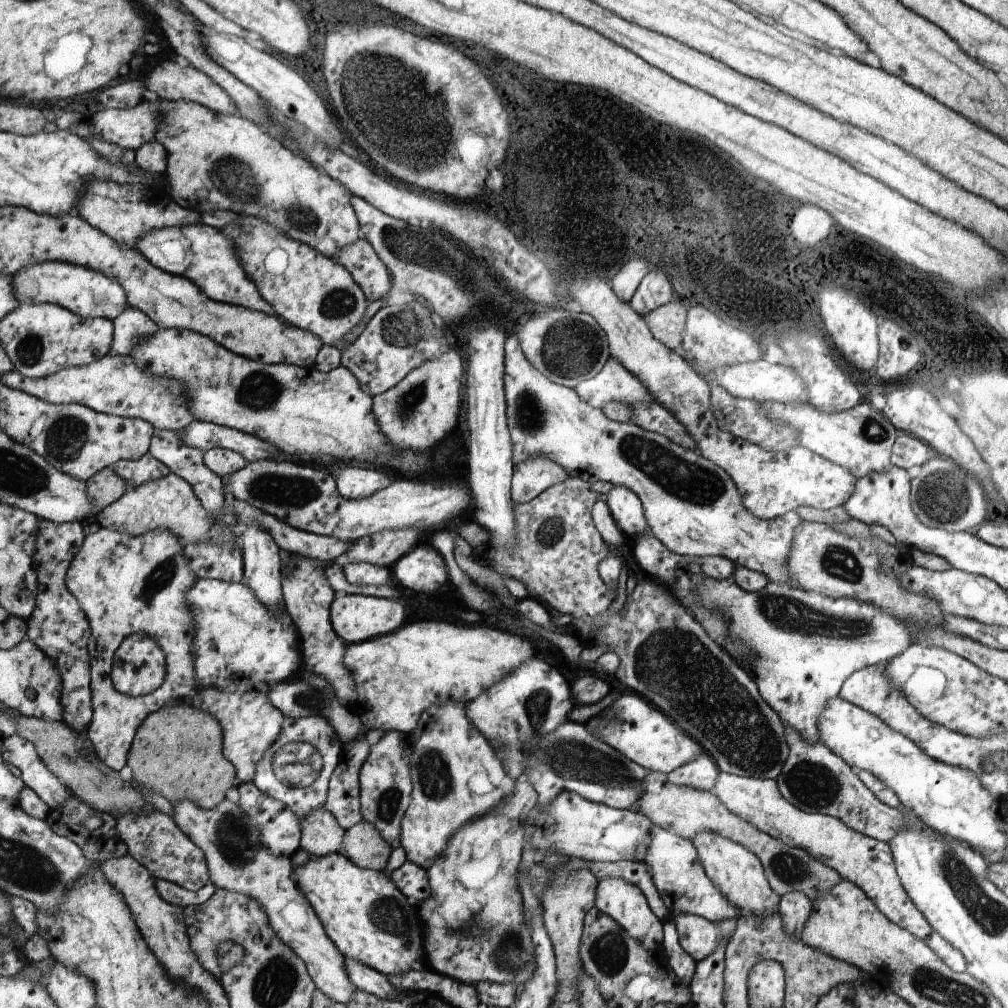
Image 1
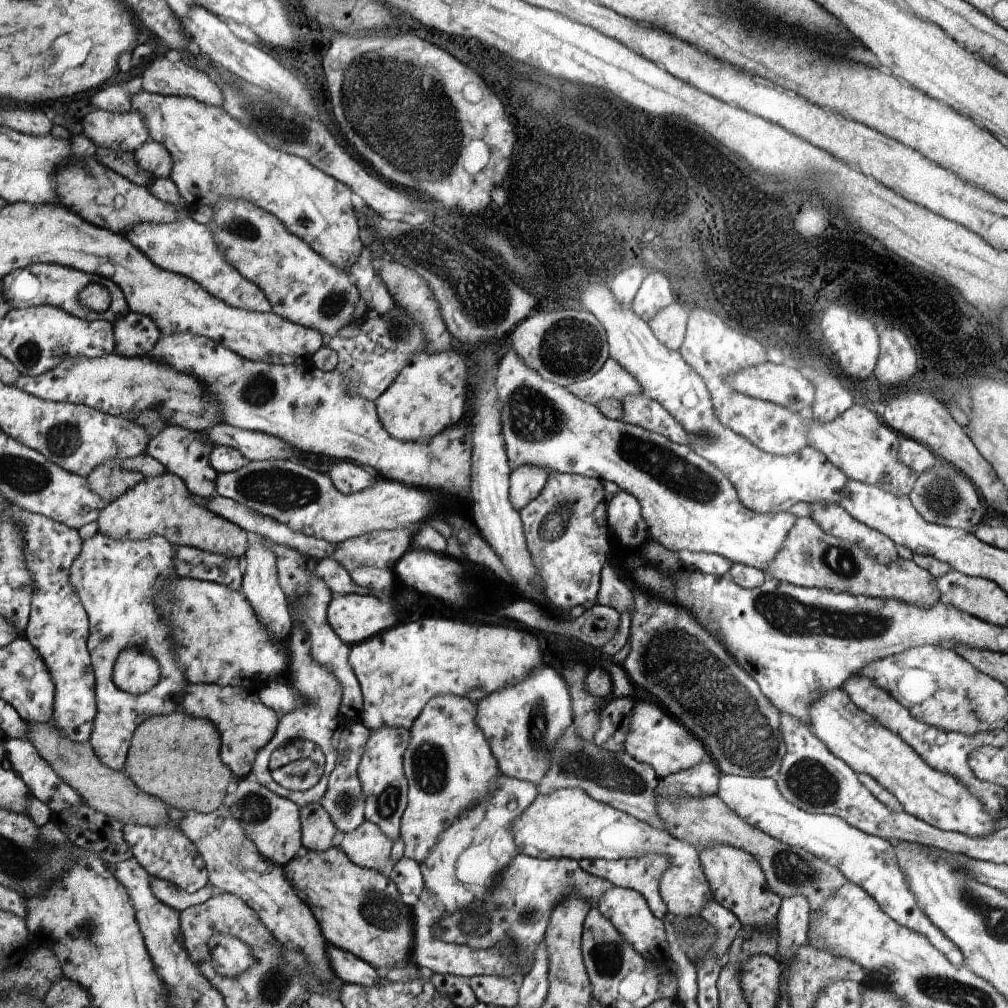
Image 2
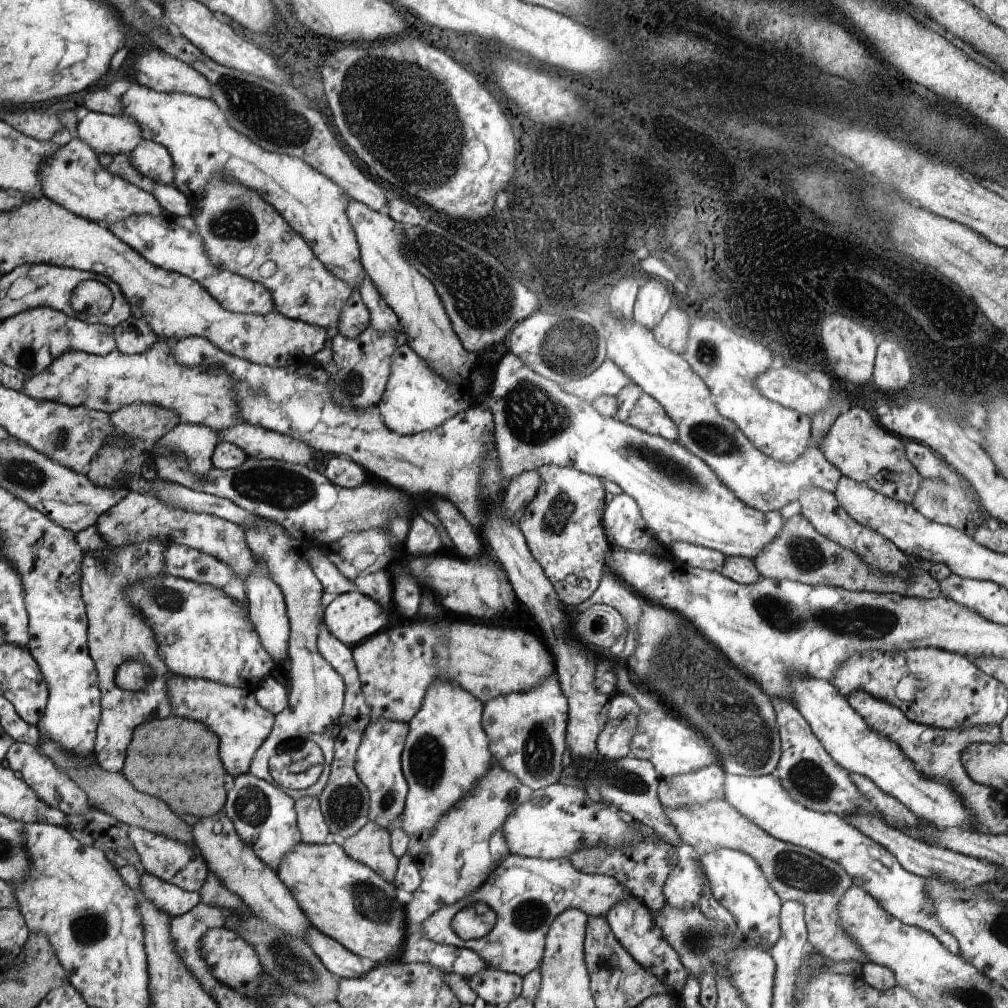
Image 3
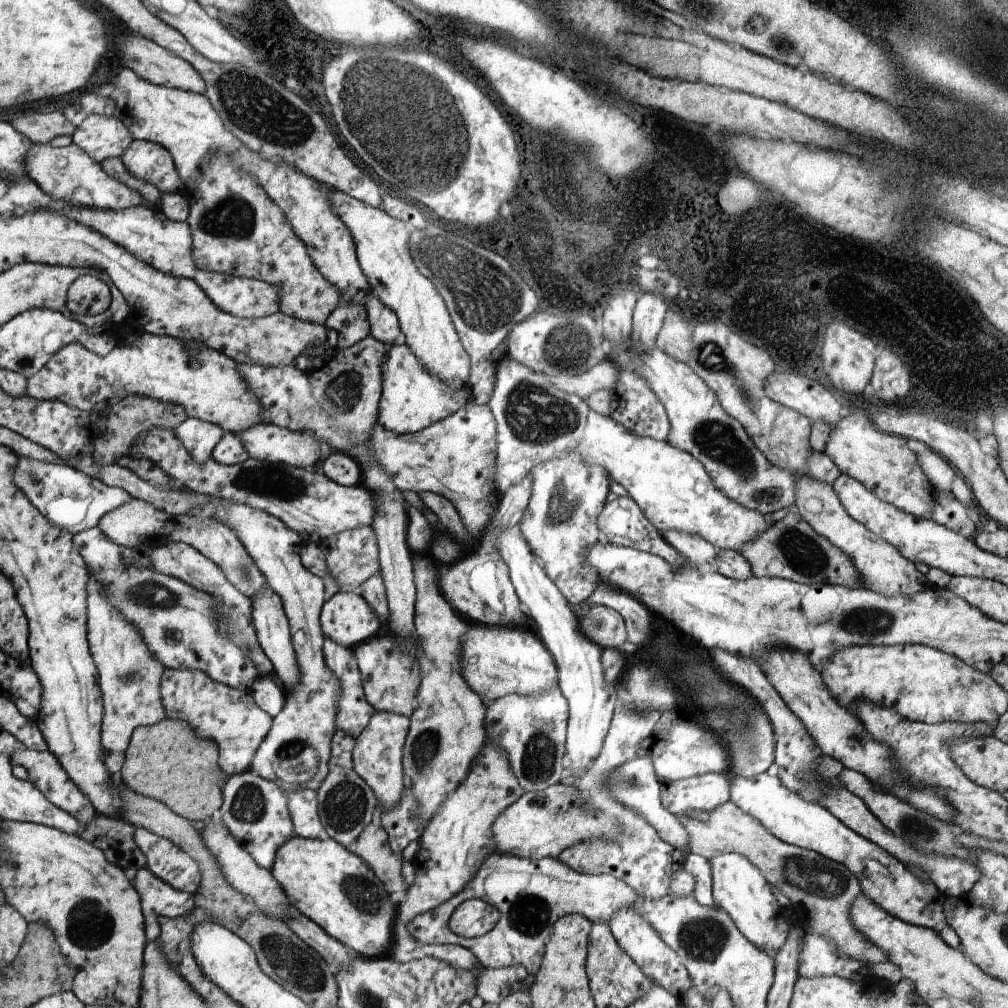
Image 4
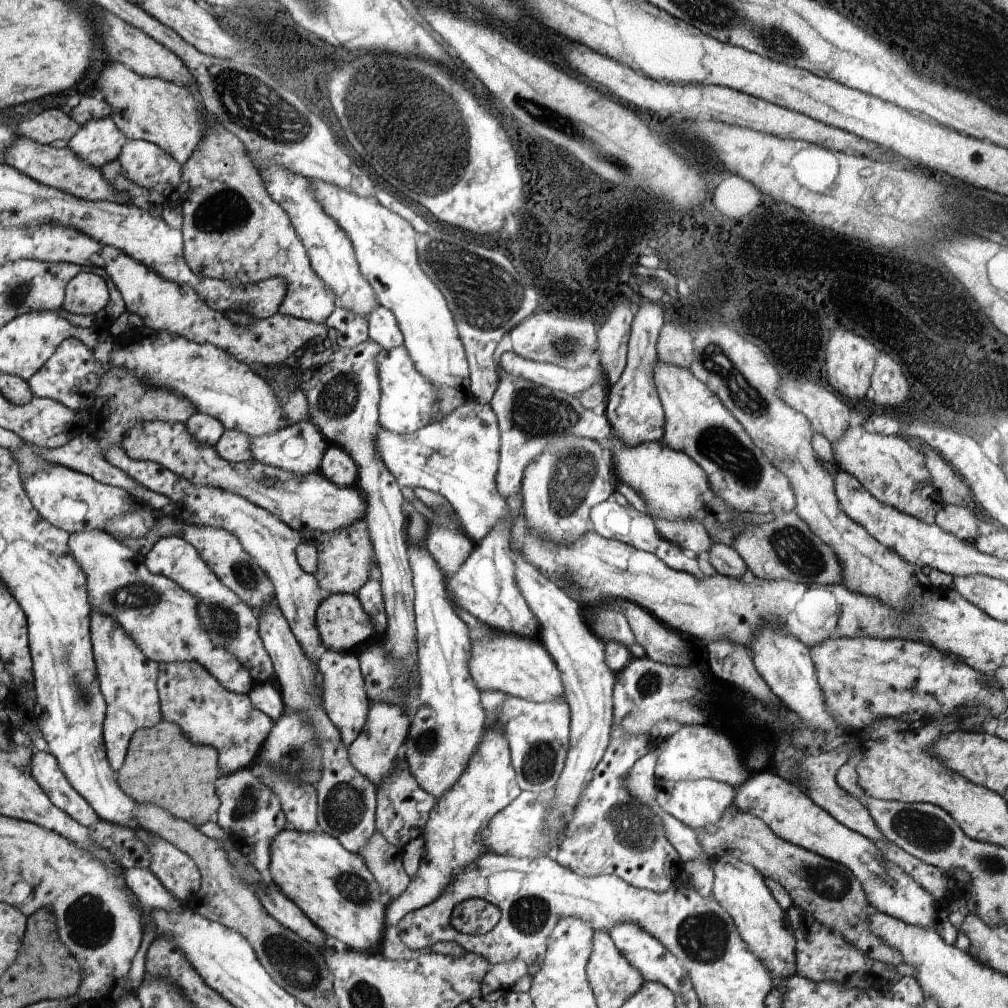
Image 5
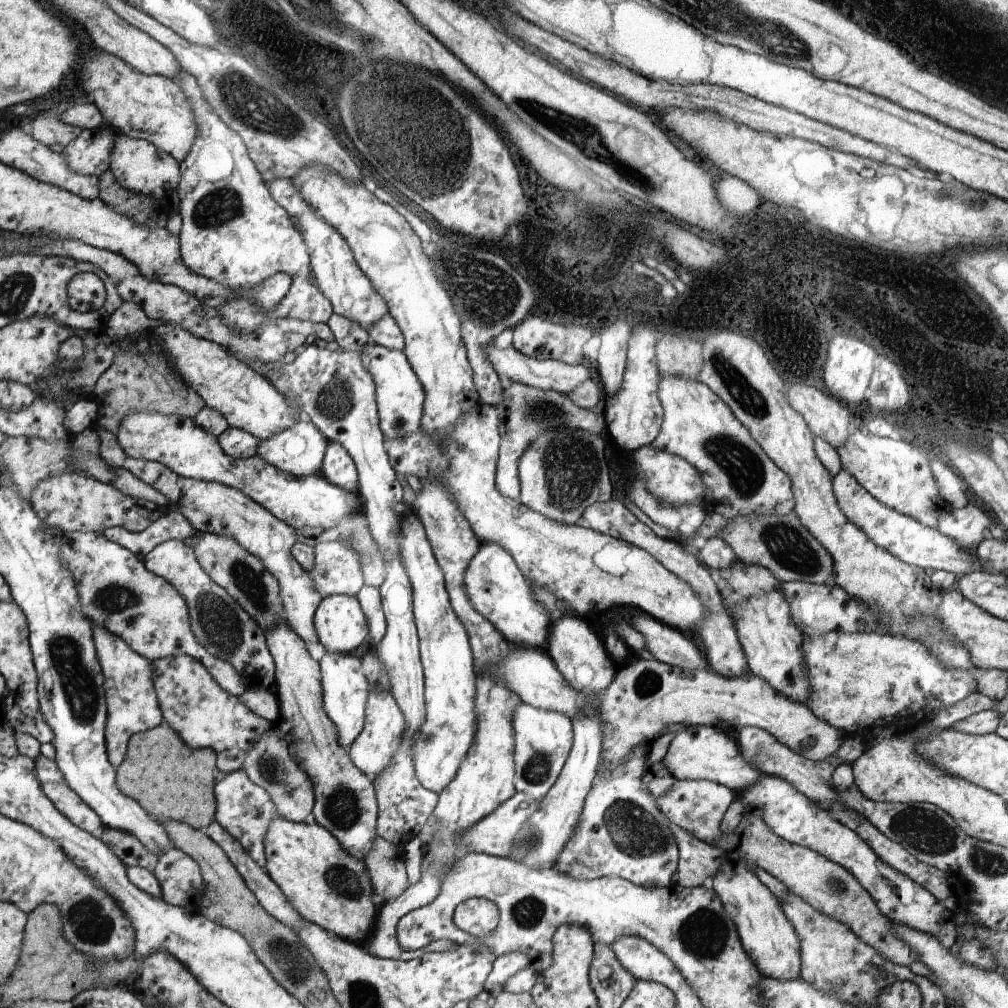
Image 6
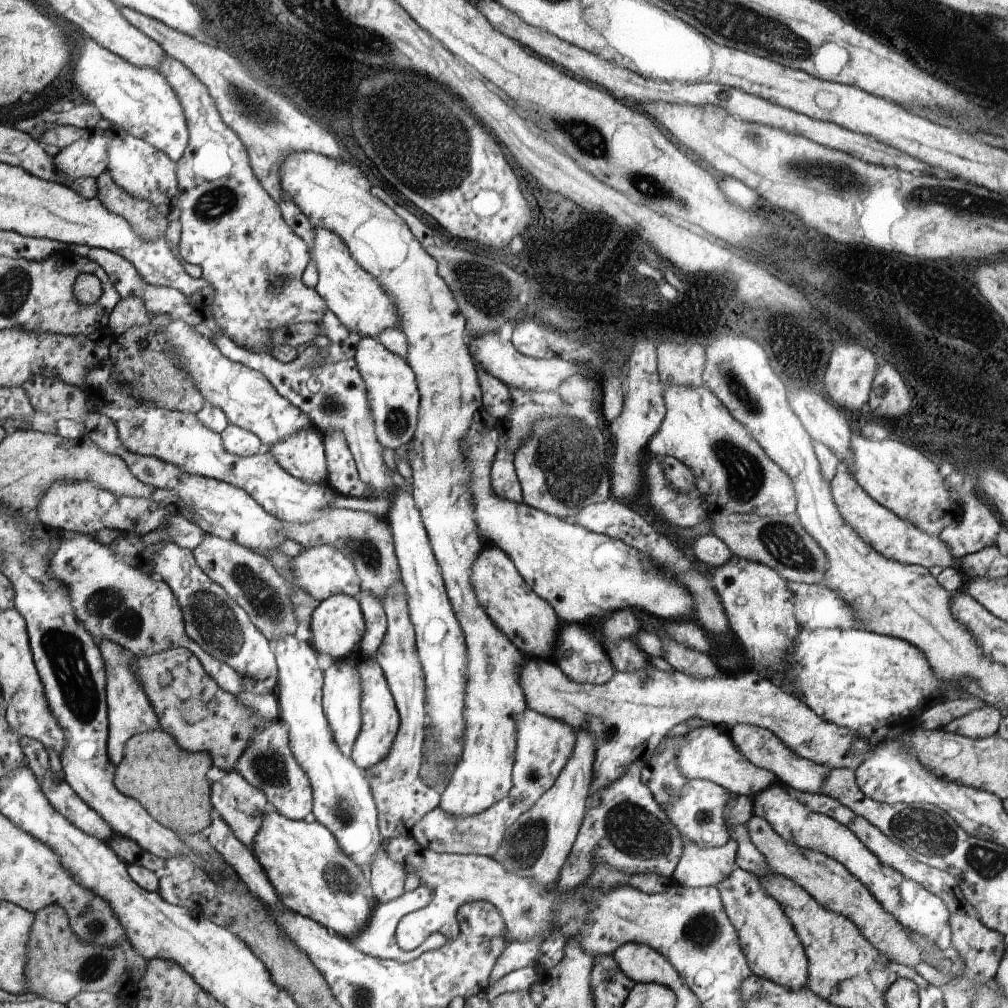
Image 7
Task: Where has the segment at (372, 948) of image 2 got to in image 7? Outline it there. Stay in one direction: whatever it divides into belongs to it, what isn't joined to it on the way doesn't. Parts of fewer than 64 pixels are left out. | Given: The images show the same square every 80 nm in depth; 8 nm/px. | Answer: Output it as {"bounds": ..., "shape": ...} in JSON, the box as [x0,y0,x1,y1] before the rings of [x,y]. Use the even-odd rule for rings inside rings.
{"bounds":[249,809,371,938],"shape":[[[269,809],[249,849],[279,898],[282,907],[313,919],[329,932],[355,938],[370,924],[371,906],[365,900],[361,868],[343,854],[337,840],[319,822],[290,820]]]}

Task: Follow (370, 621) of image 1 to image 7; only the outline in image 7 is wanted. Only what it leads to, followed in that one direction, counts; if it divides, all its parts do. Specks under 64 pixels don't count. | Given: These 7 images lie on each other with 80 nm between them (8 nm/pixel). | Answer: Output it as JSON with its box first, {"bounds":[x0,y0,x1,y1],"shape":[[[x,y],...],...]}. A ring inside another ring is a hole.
{"bounds":[310,594,365,659],"shape":[[[337,594],[318,602],[318,606],[310,616],[311,645],[321,657],[344,659],[357,644],[362,641],[365,633],[365,620],[361,618],[362,610],[355,598],[347,594]]]}

